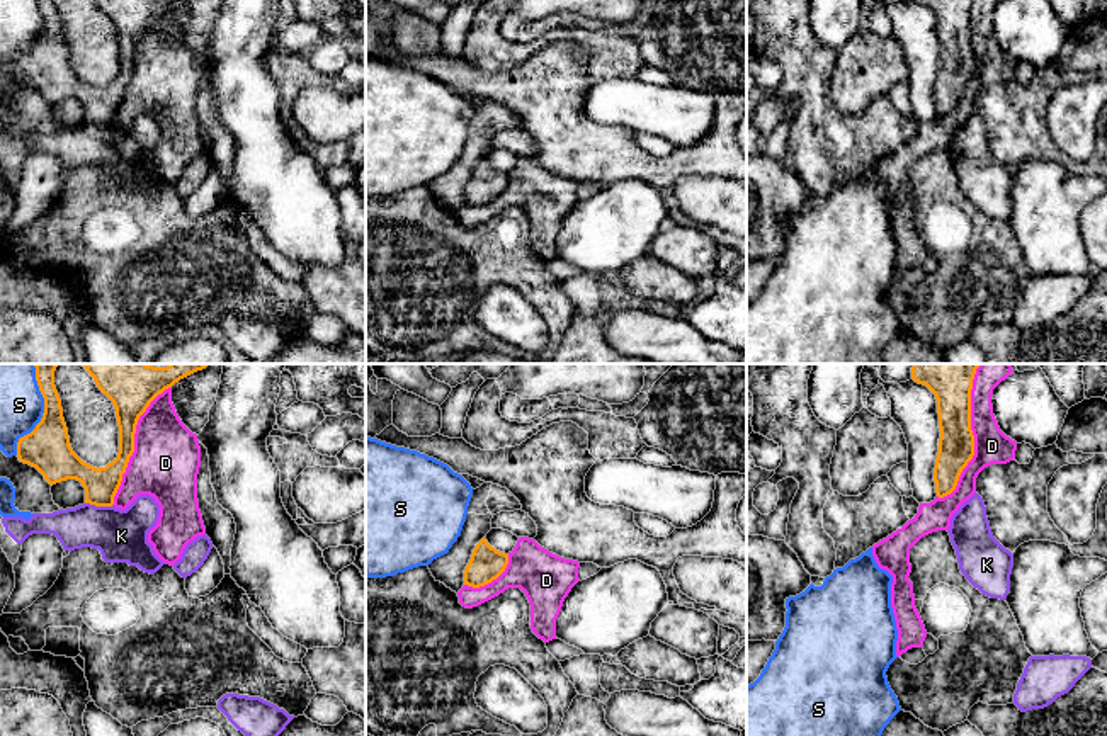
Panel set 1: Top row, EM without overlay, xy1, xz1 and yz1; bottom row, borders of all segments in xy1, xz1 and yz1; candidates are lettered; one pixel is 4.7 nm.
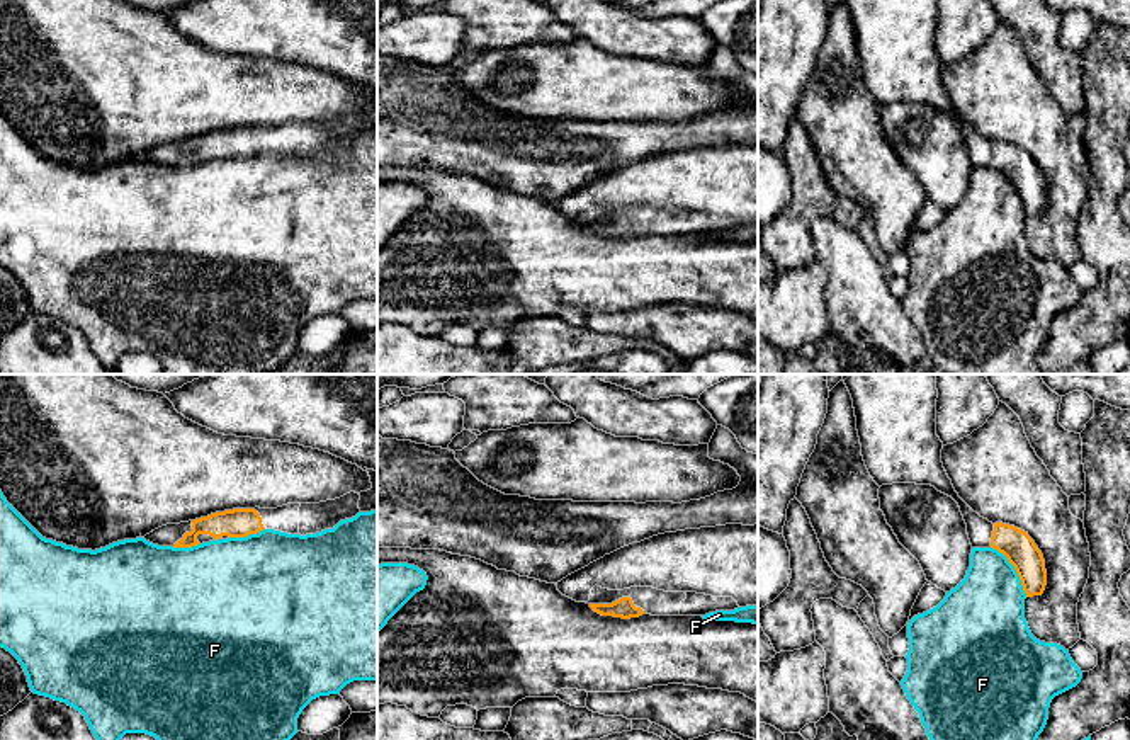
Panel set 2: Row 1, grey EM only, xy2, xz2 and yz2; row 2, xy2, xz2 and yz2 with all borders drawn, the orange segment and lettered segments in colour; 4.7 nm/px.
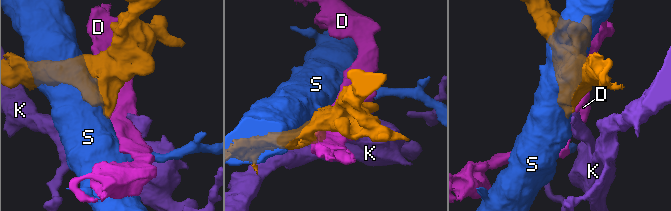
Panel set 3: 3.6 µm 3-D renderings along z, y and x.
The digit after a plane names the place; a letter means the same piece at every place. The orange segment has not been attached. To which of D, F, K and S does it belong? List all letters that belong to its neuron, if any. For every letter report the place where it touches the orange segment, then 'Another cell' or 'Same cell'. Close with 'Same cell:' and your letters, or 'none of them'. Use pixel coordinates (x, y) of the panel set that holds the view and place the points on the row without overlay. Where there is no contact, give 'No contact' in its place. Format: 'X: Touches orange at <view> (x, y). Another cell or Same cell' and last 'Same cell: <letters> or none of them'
D: Touches orange at yz1 (973, 62). Another cell
F: Touches orange at yz2 (1015, 187). Another cell
K: Touches orange at xy1 (99, 124). Another cell
S: Touches orange at xy1 (41, 39). Another cell
Same cell: none of them

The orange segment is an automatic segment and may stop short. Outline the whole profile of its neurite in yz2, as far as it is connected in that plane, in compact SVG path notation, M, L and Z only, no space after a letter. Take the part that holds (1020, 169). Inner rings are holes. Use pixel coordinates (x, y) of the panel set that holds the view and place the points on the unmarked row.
M845 0L855 27L862 75L873 100L931 104L952 116L972 167L994 167L1014 185L1026 216L1047 204L1045 179L1028 151L989 141L955 111L936 54L936 0Z

